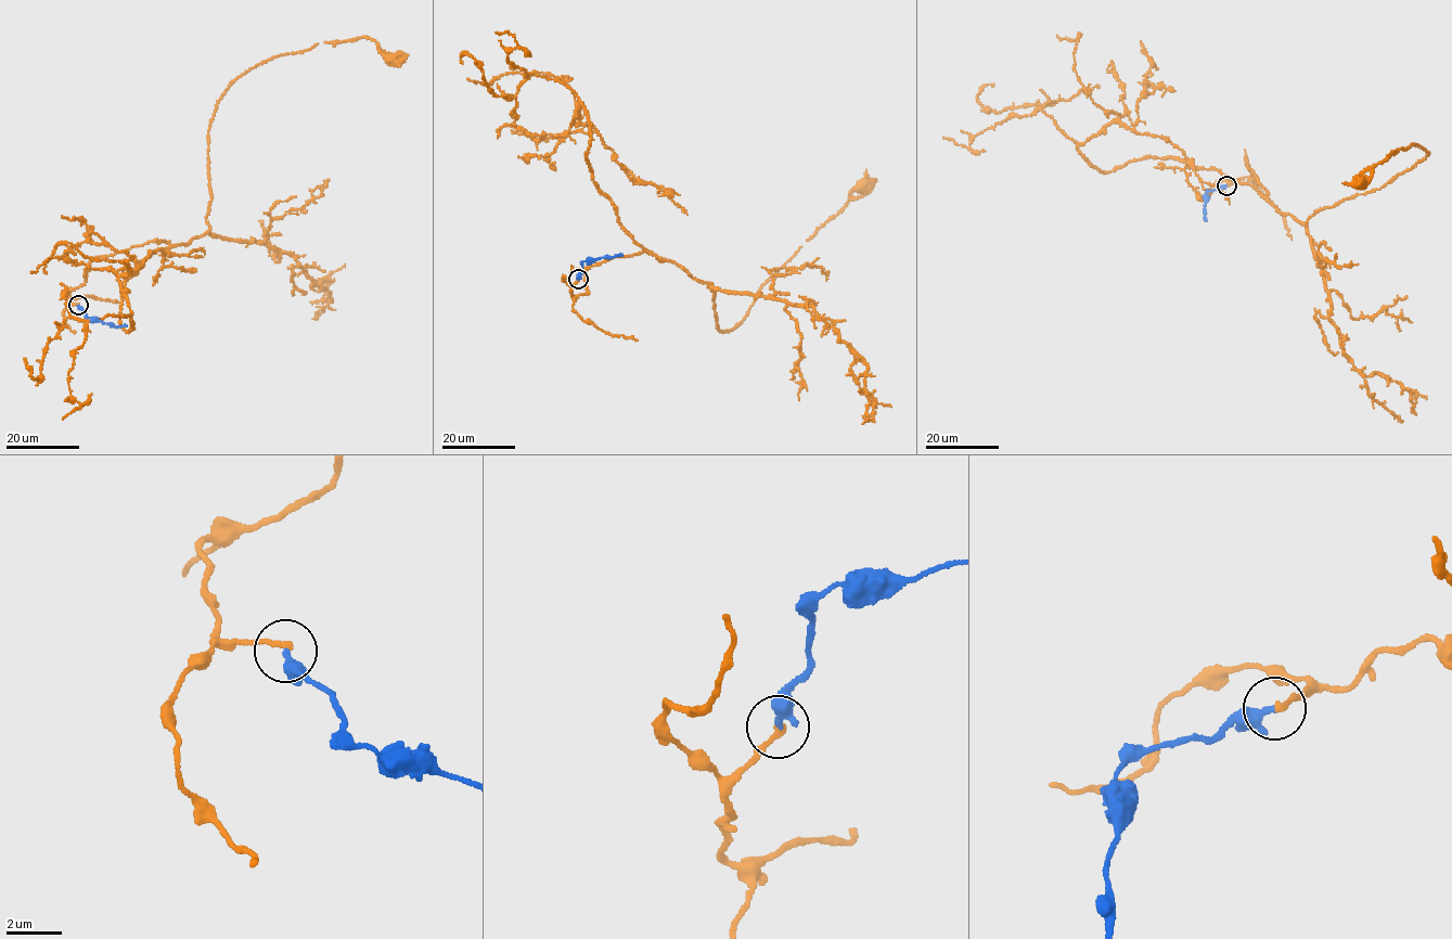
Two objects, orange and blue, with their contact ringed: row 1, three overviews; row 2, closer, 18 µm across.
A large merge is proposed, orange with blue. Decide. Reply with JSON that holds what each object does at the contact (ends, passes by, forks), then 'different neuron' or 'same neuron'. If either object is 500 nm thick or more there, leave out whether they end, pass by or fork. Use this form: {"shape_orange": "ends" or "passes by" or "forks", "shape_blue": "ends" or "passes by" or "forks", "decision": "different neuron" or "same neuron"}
{"shape_orange": "ends", "shape_blue": "ends", "decision": "same neuron"}

